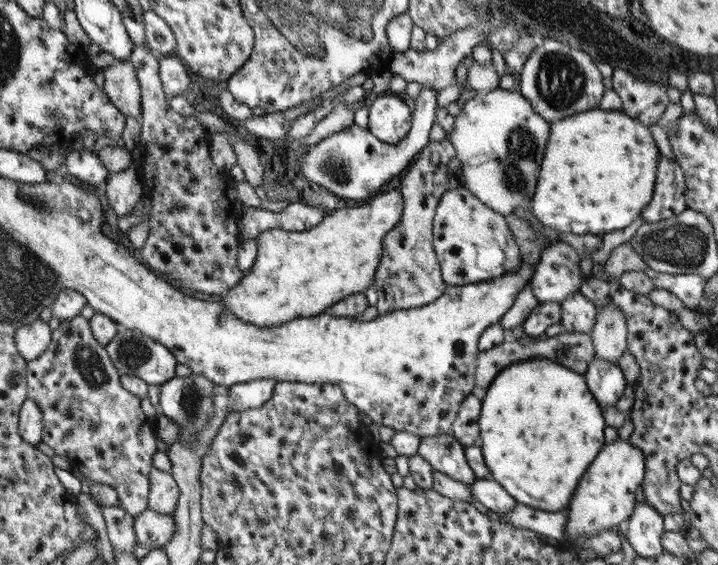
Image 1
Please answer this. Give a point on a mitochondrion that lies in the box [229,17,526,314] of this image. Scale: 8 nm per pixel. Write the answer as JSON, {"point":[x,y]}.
{"point":[336,170]}

